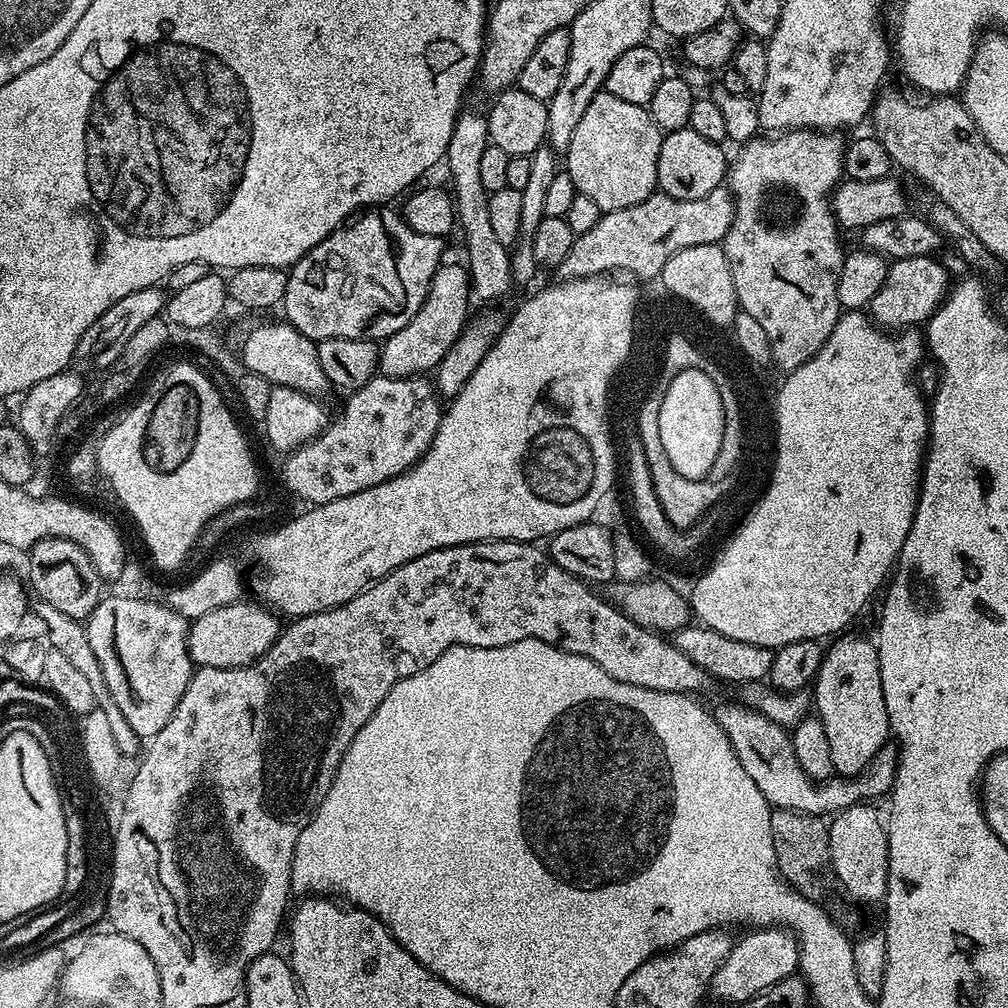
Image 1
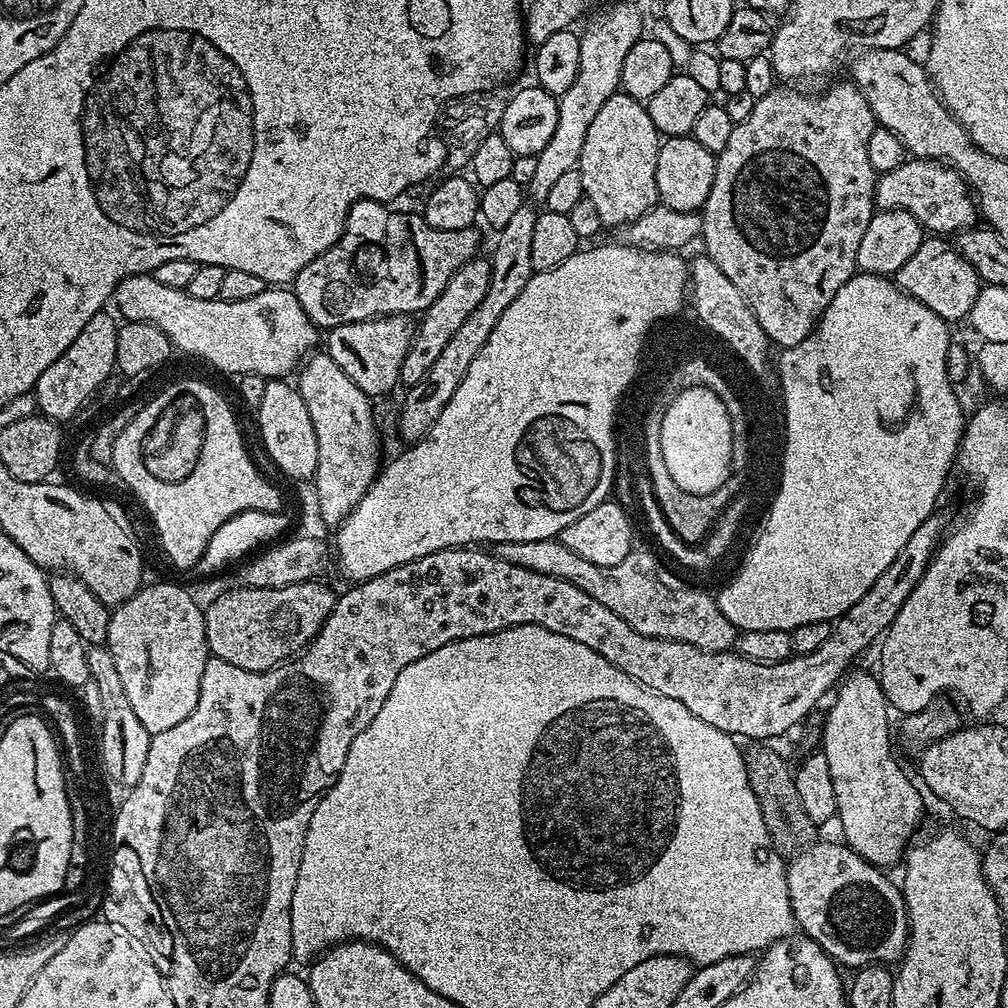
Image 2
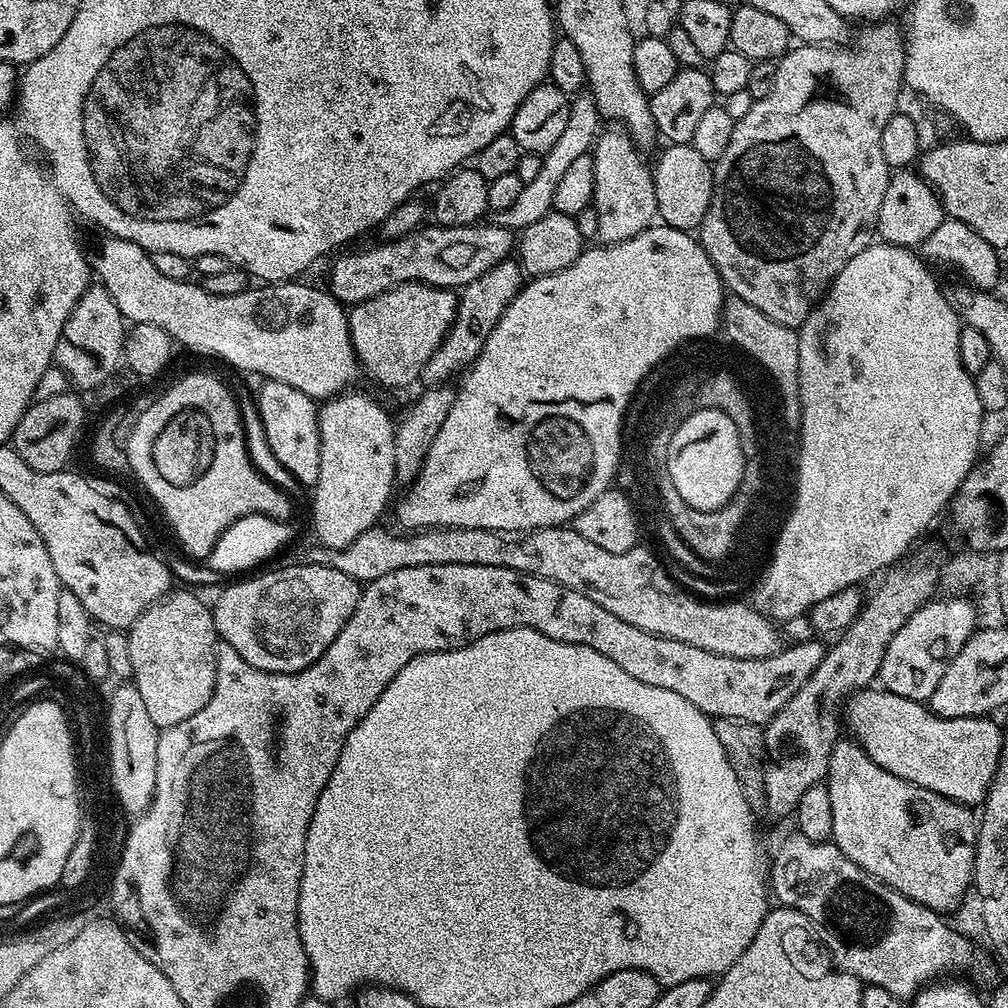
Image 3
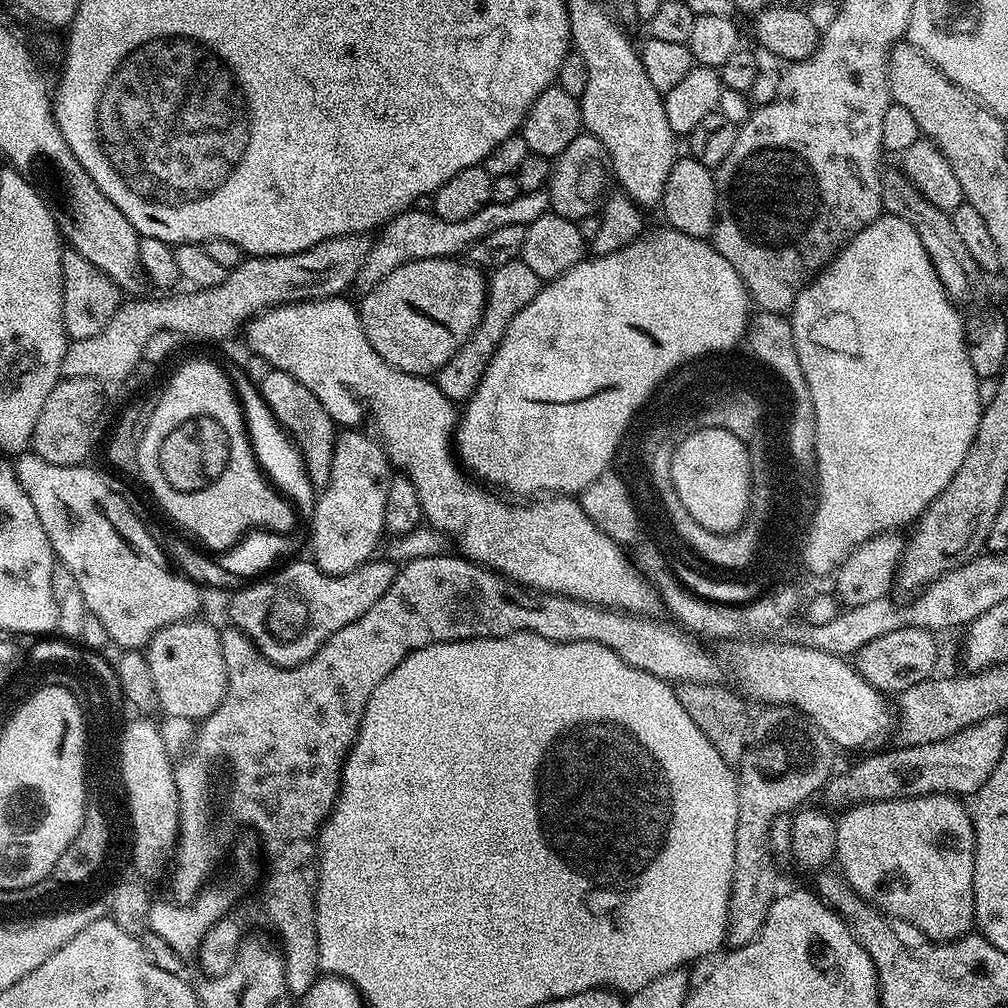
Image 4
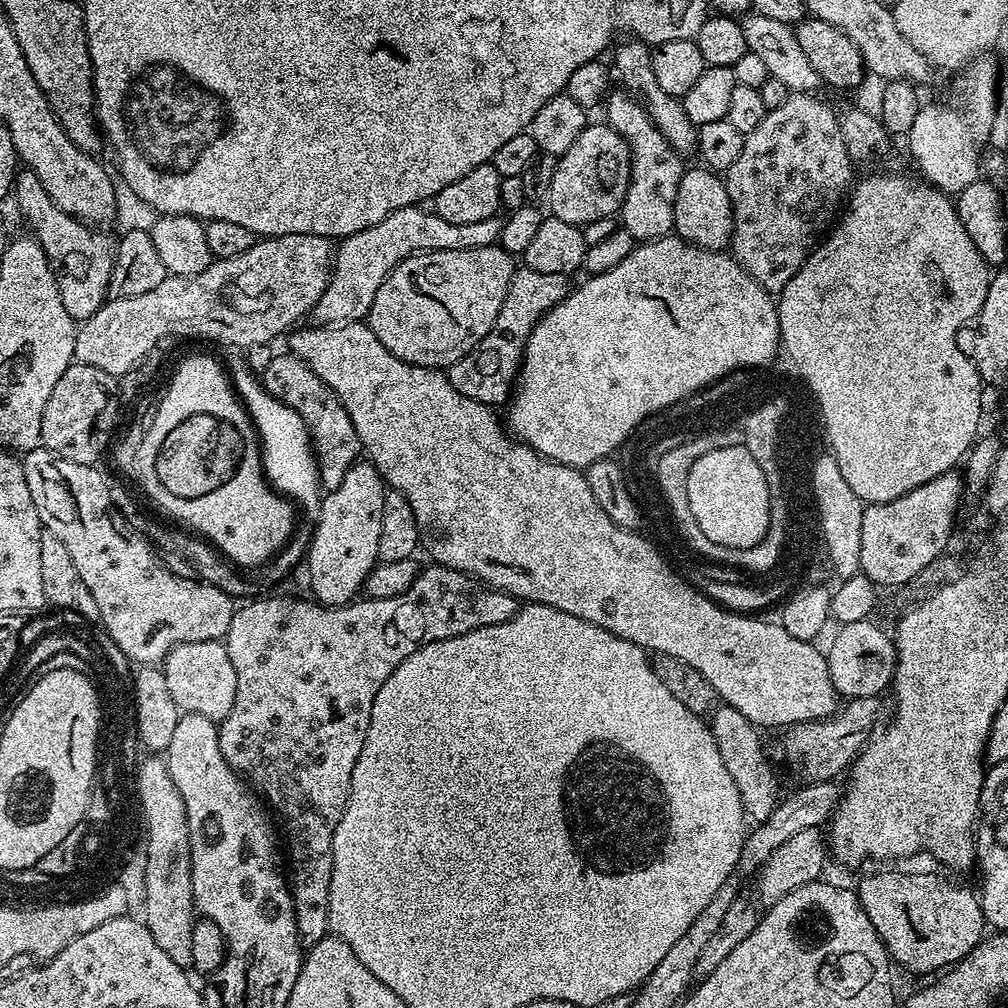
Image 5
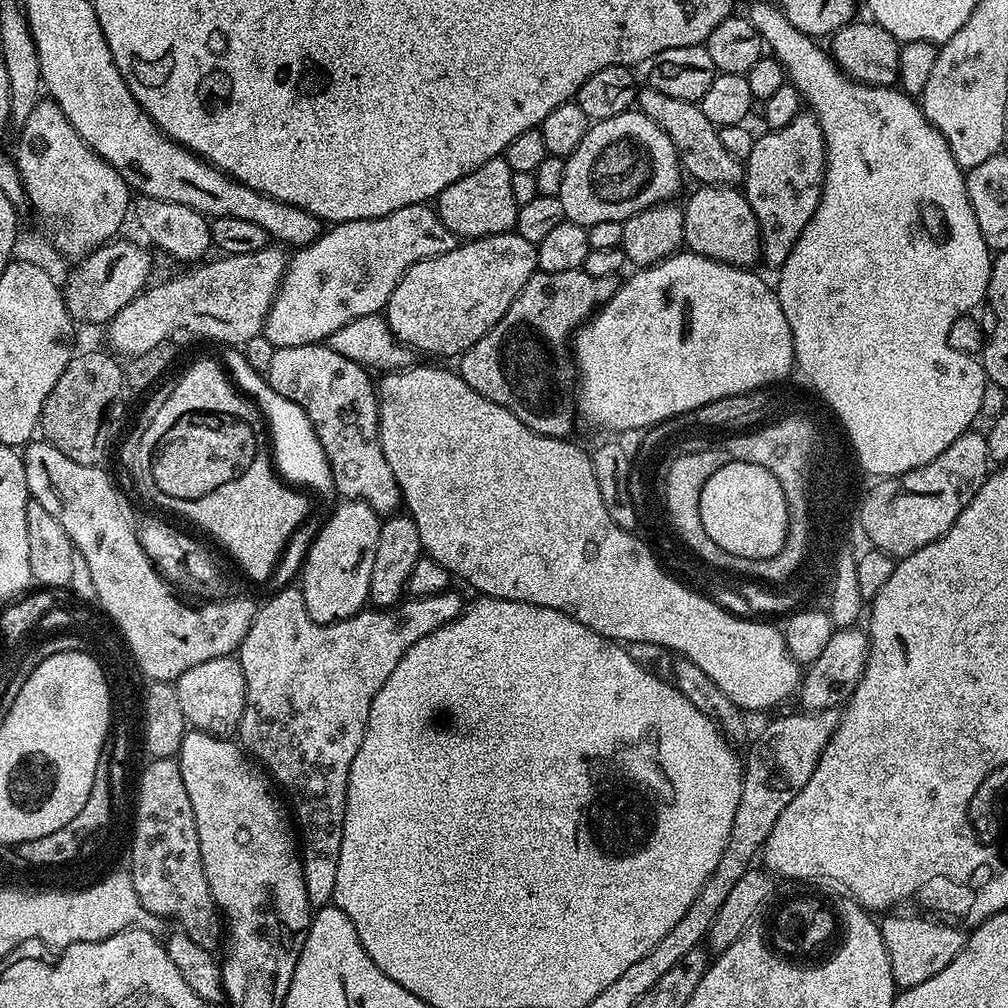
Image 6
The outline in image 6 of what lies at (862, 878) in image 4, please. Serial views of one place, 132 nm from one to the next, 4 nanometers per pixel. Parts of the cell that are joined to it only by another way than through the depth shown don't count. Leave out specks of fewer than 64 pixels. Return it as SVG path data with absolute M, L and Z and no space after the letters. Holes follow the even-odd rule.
M896 914L885 915L879 926L897 989L913 988L918 986L918 982L926 982L926 978L934 978L938 970L946 970L946 966L950 966L950 962L954 962L954 958L964 949L965 933L960 933L963 931L951 923L923 920L920 916L892 915Z

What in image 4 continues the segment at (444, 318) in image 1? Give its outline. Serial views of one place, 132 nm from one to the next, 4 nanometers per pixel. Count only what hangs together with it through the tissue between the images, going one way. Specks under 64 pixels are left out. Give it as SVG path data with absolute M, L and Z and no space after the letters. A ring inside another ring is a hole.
M521 259L491 269L487 281L488 297L478 326L470 334L467 342L457 350L456 356L450 358L446 366L442 366L434 373L438 390L442 390L442 394L446 394L446 398L450 398L453 402L466 402L472 397L482 374L486 374L486 366L490 366L494 350L498 350L506 334L508 324L523 308L530 306L530 302L534 302L542 287L538 274L534 274L534 270L530 270L530 266L526 266L526 262Z

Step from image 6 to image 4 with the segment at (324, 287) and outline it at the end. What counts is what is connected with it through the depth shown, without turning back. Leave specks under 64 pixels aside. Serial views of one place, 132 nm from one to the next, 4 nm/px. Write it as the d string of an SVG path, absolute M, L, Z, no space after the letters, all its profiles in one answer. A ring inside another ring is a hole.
M543 191L521 192L518 198L514 198L514 202L487 204L485 208L478 210L478 214L473 214L470 218L462 218L462 222L446 222L446 218L436 215L431 210L403 212L389 220L375 237L369 256L363 262L362 268L358 270L354 288L360 294L374 290L374 286L378 286L378 282L382 282L386 274L394 274L398 266L409 264L412 260L443 260L459 257L467 253L472 245L486 238L486 234L494 234L494 230L499 230L502 226L515 224L526 226L534 222L534 218L542 218L542 214L546 214L549 210L548 194L547 191Z

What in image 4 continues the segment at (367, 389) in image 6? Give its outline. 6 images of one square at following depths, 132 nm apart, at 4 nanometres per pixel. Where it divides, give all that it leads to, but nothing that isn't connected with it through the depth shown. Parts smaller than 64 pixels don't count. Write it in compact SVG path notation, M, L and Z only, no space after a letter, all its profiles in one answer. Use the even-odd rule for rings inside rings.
M273 368L270 374L266 374L266 378L259 380L258 387L274 418L299 448L305 472L313 487L322 490L330 482L330 466L334 462L334 446L338 435L336 421L330 418L330 414L326 414L322 402L318 402L318 398L314 398L314 394L310 394L310 390L298 382L298 378L282 370Z

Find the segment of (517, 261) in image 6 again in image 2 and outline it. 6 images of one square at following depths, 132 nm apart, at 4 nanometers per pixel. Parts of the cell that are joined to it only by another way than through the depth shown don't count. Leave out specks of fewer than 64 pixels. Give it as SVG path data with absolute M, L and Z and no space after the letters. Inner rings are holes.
M377 316L374 320L346 322L337 328L327 329L326 351L334 362L370 398L384 396L392 387L400 384L402 360L410 350L414 324L406 316Z

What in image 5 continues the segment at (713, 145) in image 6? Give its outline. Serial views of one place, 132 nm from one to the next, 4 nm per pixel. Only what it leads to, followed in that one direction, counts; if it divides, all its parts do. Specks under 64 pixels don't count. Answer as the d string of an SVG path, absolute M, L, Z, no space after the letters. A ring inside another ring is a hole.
M624 38L624 41L616 48L616 68L614 64L614 76L620 79L619 87L634 97L646 110L646 114L658 126L660 133L670 142L672 149L681 154L696 152L697 125L686 118L686 110L683 103L677 97L668 96L662 86L658 86L658 78L654 78L652 69L653 49L646 43L635 38Z

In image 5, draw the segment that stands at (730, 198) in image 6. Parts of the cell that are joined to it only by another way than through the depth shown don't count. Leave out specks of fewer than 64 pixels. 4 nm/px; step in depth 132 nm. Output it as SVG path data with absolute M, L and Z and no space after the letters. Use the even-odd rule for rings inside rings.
M697 166L689 167L682 174L678 182L678 194L674 198L674 232L682 240L690 244L697 244L699 248L705 248L711 252L727 249L732 242L732 203L730 194L726 190L723 179L711 168Z

